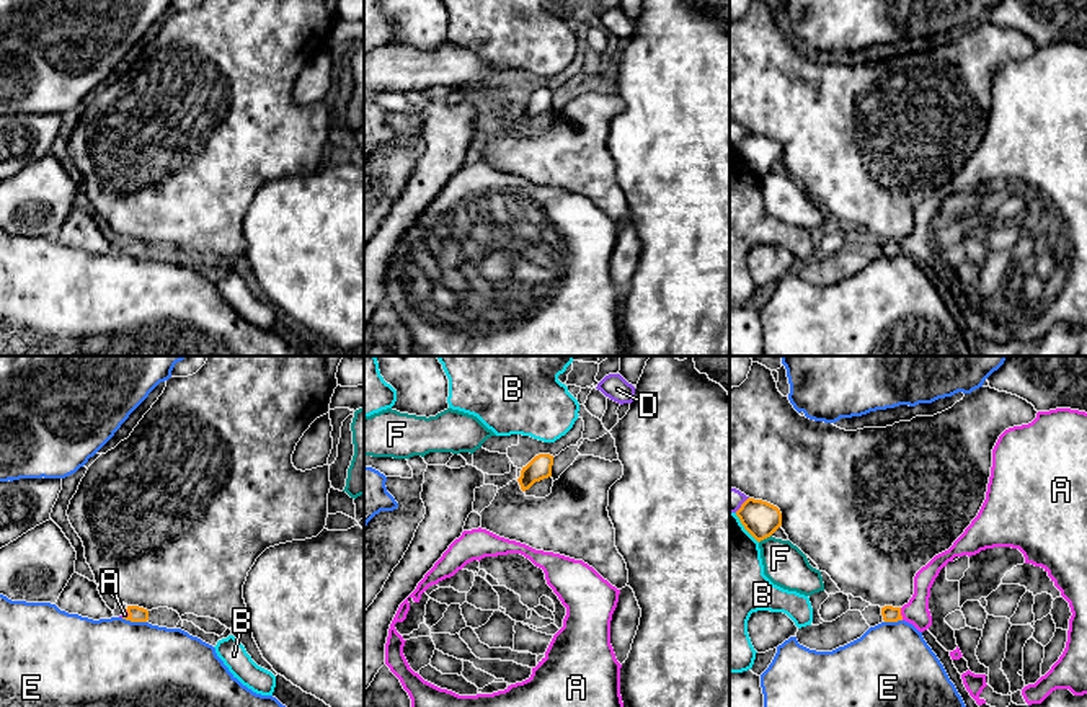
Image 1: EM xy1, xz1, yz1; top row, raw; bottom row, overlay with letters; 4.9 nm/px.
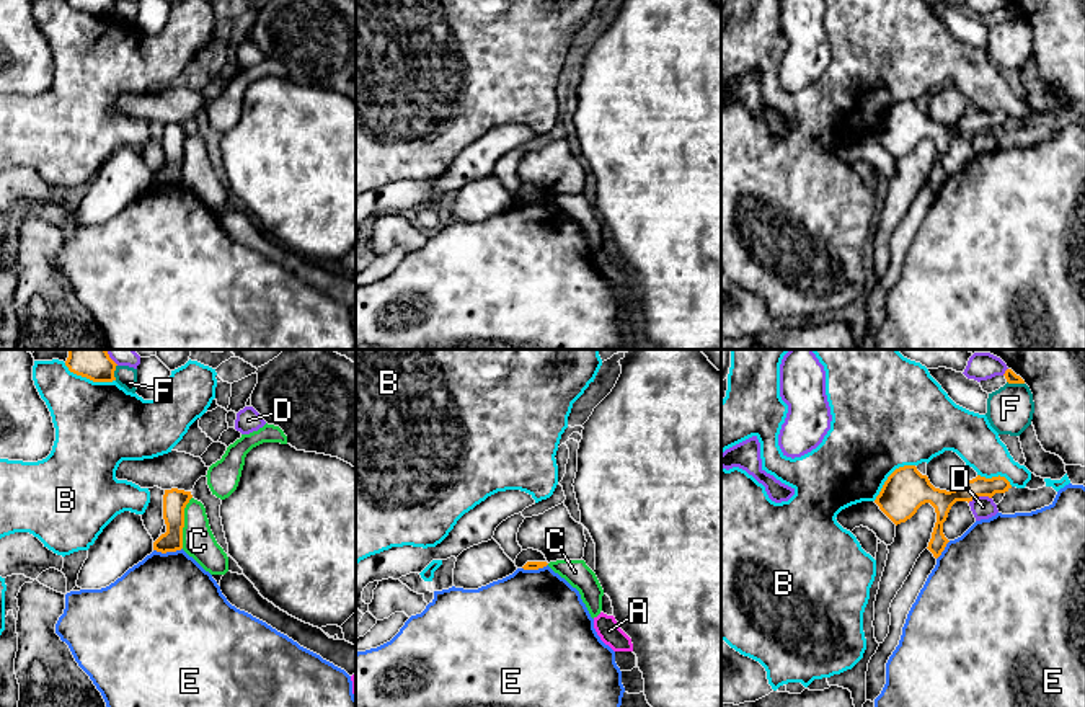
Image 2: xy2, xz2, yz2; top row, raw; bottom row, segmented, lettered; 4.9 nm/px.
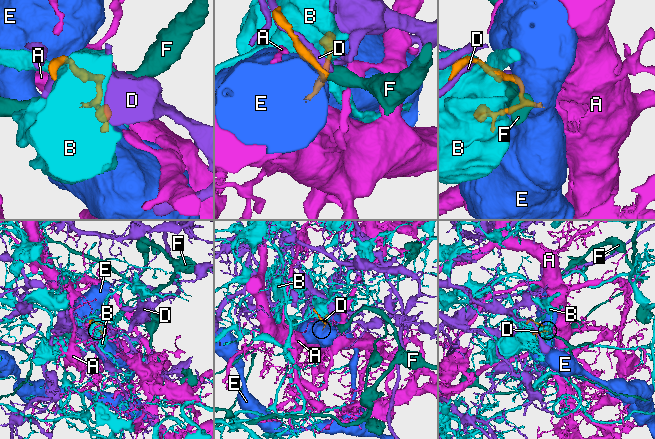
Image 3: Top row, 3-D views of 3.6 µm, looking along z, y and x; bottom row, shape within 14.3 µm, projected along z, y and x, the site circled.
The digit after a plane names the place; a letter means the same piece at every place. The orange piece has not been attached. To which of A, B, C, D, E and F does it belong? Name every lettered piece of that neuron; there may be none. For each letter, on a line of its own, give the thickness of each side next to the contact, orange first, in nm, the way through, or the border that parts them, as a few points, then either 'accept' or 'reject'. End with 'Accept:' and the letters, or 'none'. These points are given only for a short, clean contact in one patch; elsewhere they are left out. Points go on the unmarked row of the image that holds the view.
A: 80 nm thick on the orange side, 120 nm on the other; runs through yz1 (890, 249), (900, 249), (916, 245); accept
B: 80 nm thick on the orange side, 420 nm on the other; reject
C: 120 nm thick on the orange side, 160 nm on the other; reject
D: 110 nm thick on the orange side, 110 nm on the other; reject
E: 120 nm thick on the orange side, 480 nm on the other; reject
F: 60 nm thick on the orange side, 220 nm on the other; reject
Accept: A

